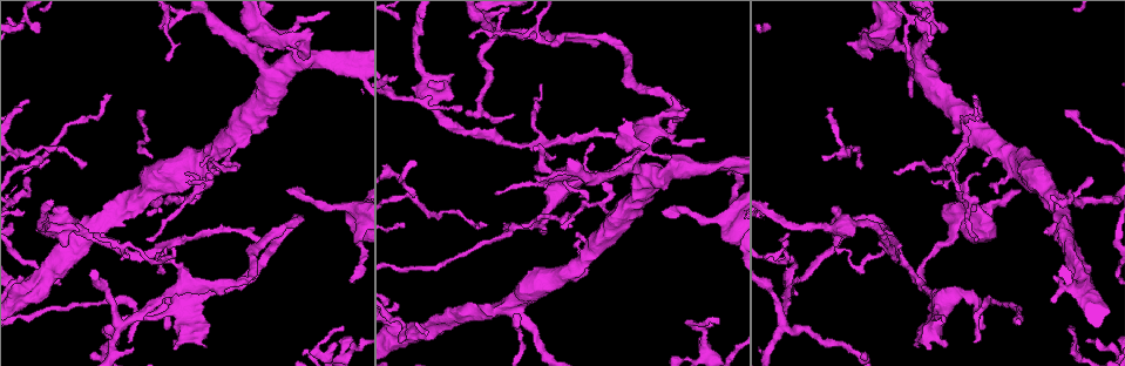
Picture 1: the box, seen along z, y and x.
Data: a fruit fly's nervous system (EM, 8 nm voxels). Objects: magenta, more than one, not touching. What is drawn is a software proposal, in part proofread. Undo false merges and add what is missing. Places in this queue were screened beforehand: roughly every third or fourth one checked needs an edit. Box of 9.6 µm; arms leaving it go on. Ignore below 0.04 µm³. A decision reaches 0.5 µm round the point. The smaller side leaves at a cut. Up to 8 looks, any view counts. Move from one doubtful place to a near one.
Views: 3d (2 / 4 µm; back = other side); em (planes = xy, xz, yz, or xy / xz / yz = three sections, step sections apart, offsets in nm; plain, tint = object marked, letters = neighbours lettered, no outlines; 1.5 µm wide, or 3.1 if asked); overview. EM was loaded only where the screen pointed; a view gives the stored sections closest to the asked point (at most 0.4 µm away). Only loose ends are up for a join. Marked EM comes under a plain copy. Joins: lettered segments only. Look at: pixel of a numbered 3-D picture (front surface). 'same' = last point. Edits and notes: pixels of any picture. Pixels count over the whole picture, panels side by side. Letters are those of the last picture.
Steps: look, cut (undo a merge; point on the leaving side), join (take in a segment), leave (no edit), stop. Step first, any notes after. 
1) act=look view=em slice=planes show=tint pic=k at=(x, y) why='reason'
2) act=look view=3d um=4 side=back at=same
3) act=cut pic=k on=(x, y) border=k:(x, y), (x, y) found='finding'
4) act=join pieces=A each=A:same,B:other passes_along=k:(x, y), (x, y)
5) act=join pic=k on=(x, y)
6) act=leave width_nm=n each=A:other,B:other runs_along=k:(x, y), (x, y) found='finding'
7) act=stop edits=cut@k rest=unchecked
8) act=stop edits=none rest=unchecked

act=look view=em slice=planes show=tint pic=1 at=(351, 281) why='thin end'

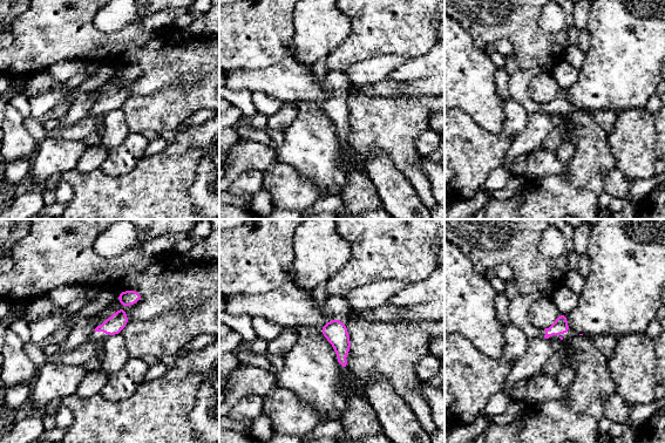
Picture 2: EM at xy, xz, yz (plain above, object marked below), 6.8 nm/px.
act=look view=em slice=planes show=letters at=same why='see the neighbours'

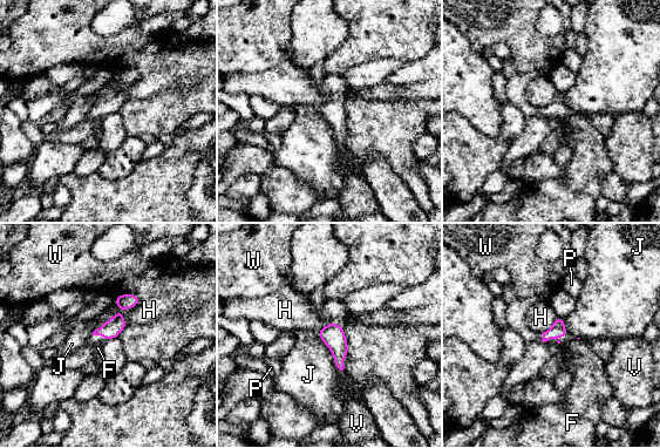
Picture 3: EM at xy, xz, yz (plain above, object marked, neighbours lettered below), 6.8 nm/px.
act=leave each=F:other,H:other,J:other,P:other,V:other,W:other runs_along=3:(134, 298), (106, 330), (97, 332) found='no lettered segment goes on from it'

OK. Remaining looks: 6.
act=look view=3d um=4 side=back pic=1 at=(893, 172) why='tapers out'

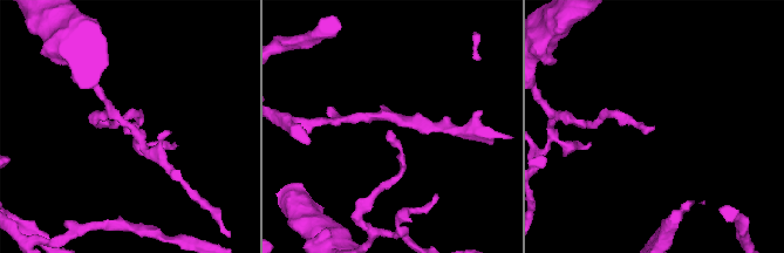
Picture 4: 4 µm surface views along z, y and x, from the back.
act=look view=em slice=yz step=4 show=tint pic=4 at=(387, 133) why='shape alone is not enough'

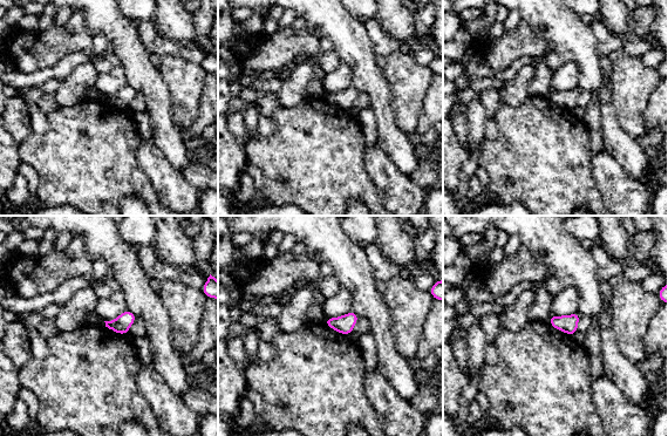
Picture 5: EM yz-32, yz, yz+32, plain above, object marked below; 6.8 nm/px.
act=look view=em slice=planes show=letters at=same

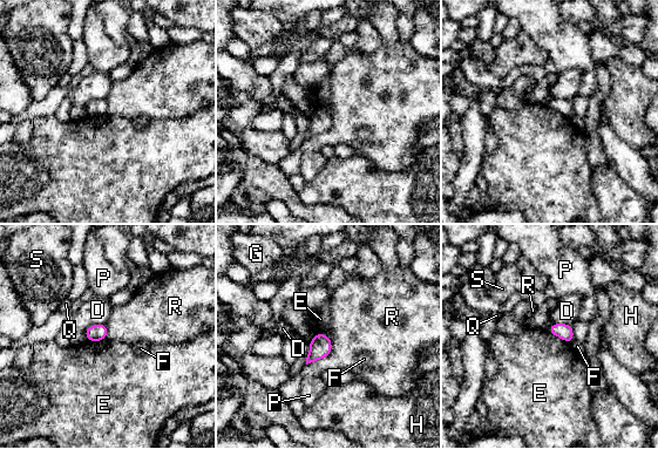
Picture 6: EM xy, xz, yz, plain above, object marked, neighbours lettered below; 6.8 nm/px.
act=leave longest_contact=R:260nm each=D:other,E:other,F:other,G:other,H:other,P:other,Q:other,R:other,S:other border=6:(331, 338), (331, 352), (306, 365) found='no lettered segment goes on from it'

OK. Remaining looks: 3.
act=look view=3d um=4 pic=1 at=(970, 143) why='side arm on a straight run'

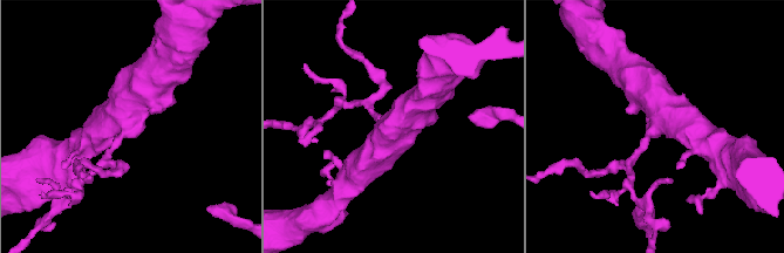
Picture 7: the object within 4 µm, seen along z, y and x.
act=look view=em slice=xz step=4 show=letters pic=7 at=(125, 128) why='now the EM'

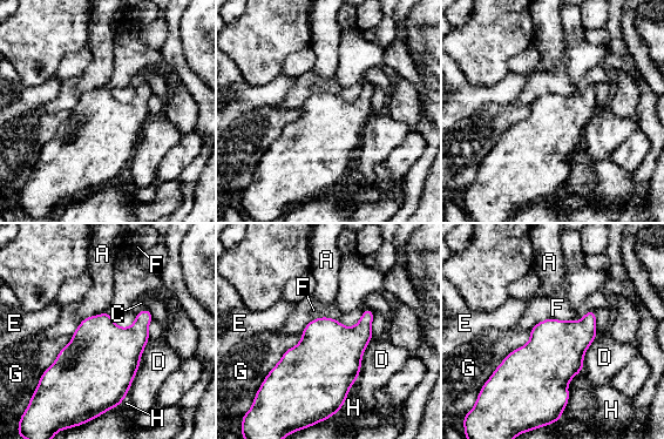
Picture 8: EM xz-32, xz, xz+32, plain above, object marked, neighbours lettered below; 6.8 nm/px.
act=look view=em slice=planes show=letters at=same why='cut it another way'

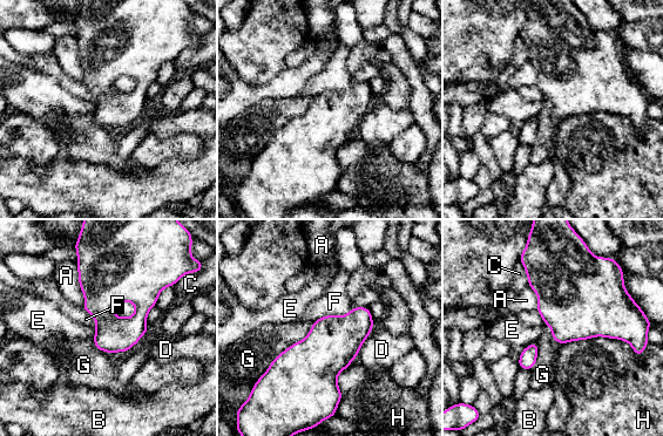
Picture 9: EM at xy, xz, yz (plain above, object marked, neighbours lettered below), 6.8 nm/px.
act=leave longest_contact=G:500nm each=A:other,B:other,C:other,D:other,E:other,F:other,G:other,H:other border=9:(313, 321), (262, 375) found='one cell here'

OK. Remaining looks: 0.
act=stop edits=none rest=unchecked

